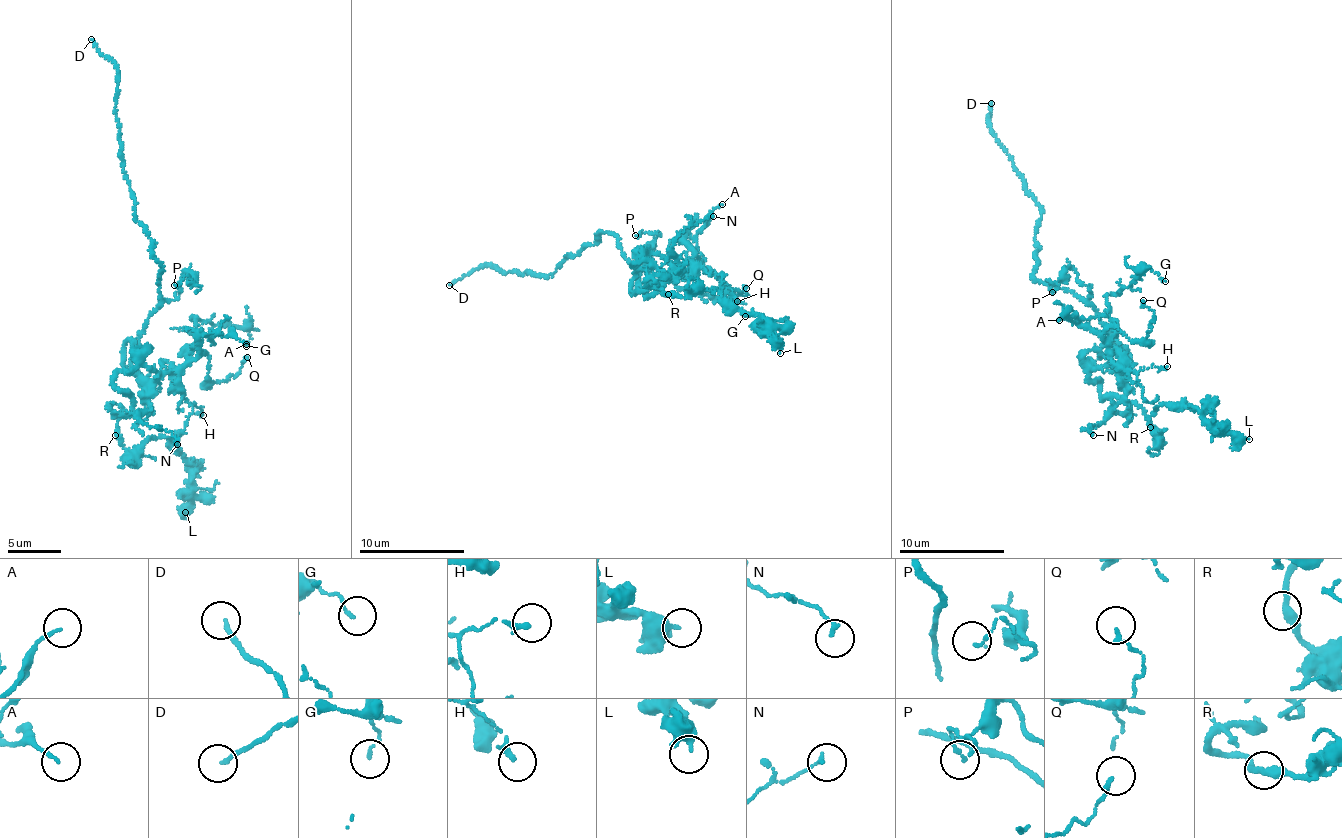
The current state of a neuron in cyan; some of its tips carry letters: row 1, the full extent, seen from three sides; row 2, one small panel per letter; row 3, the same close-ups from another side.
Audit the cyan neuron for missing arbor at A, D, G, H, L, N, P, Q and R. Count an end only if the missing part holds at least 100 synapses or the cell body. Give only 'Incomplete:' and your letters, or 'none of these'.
Incomplete: D

